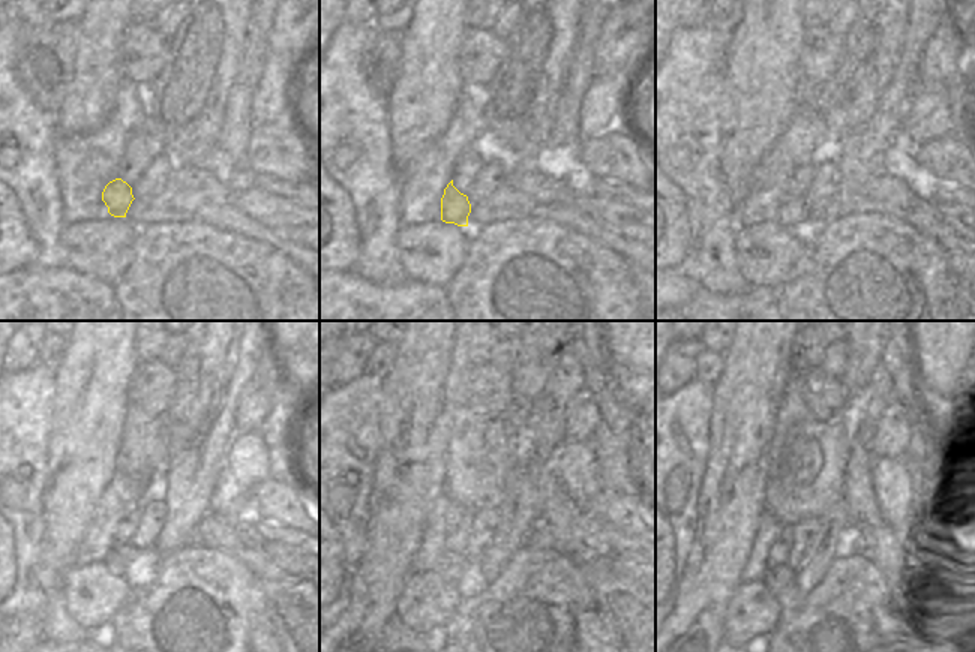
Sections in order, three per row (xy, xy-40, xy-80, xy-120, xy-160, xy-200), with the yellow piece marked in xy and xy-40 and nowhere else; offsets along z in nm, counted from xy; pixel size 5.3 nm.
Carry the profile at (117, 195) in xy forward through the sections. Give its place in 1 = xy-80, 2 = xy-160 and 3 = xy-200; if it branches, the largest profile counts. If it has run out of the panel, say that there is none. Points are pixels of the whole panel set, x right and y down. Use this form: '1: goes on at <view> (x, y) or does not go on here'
1: goes on at xy-80 (792, 215)
2: goes on at xy-160 (450, 567)
3: goes on at xy-200 (780, 577)

